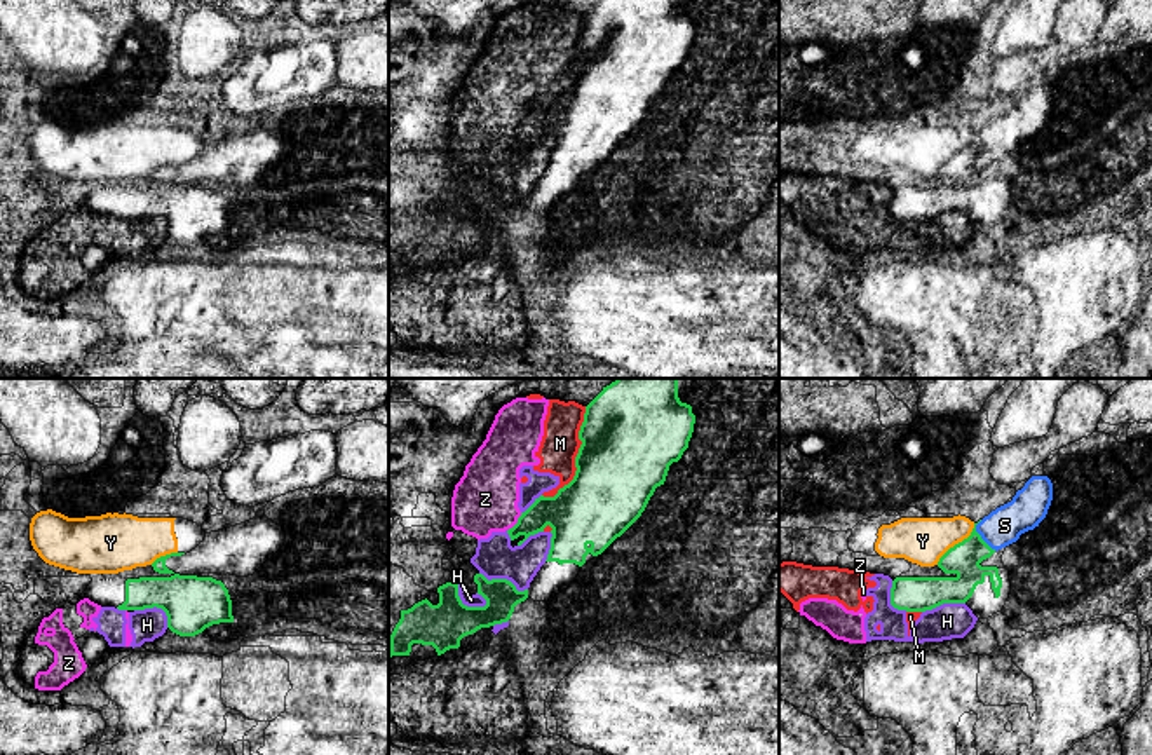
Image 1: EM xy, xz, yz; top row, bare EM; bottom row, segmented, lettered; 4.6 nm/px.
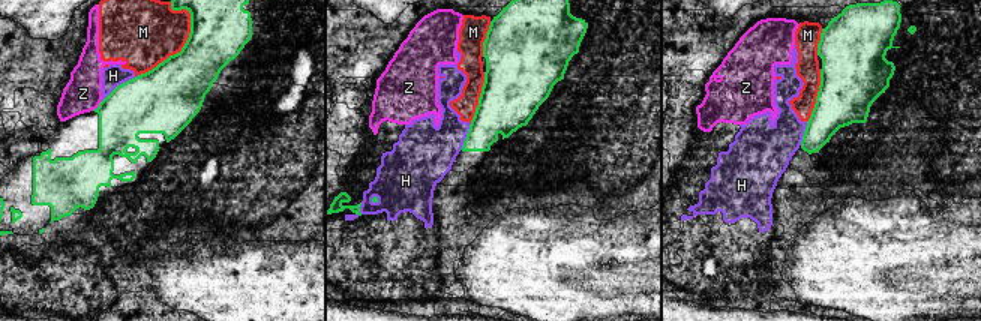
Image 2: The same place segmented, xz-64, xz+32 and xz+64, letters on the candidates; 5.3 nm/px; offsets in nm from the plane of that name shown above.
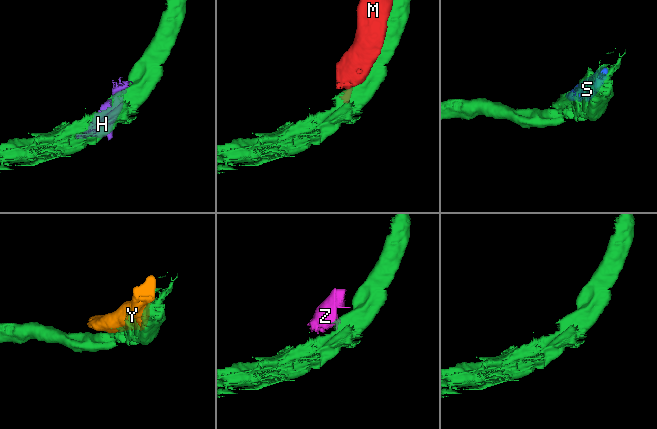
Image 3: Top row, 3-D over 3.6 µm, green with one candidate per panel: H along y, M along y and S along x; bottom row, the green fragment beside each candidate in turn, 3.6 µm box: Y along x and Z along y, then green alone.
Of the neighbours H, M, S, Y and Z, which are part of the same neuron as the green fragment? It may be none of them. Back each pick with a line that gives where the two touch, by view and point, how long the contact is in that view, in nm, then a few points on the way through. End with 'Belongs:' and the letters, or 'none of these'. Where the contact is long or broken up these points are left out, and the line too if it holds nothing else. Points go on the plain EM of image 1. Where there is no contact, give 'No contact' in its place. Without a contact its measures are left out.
Belongs: none of these

